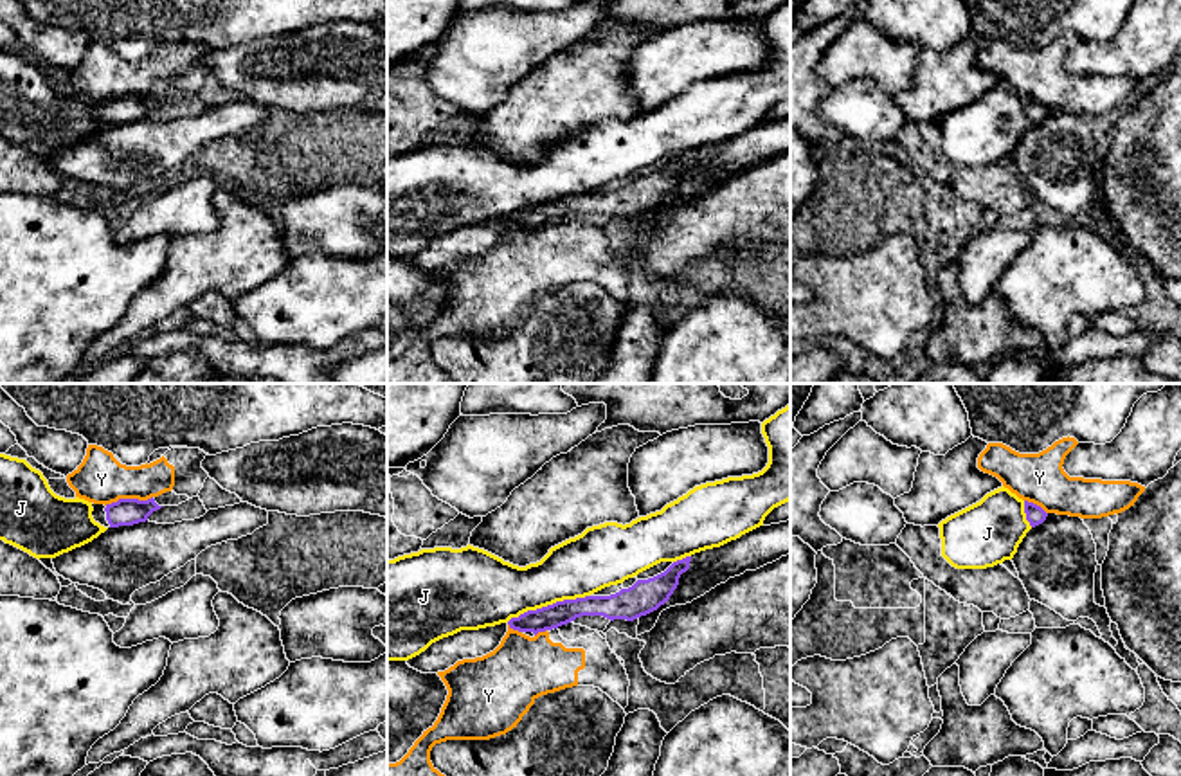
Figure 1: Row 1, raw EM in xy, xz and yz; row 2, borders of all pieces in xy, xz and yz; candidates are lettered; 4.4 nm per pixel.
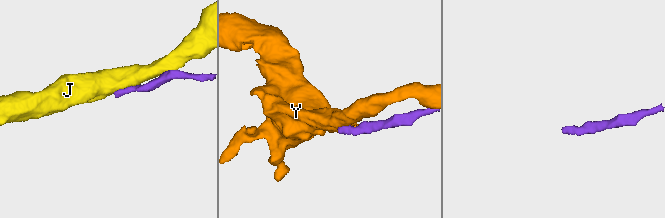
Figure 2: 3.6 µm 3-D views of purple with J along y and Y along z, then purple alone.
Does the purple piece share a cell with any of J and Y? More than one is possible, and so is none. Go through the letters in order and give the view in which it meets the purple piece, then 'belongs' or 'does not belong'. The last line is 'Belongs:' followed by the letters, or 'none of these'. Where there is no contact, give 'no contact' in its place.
J: xz | does not belong
Y: xy | does not belong
Belongs: none of these

